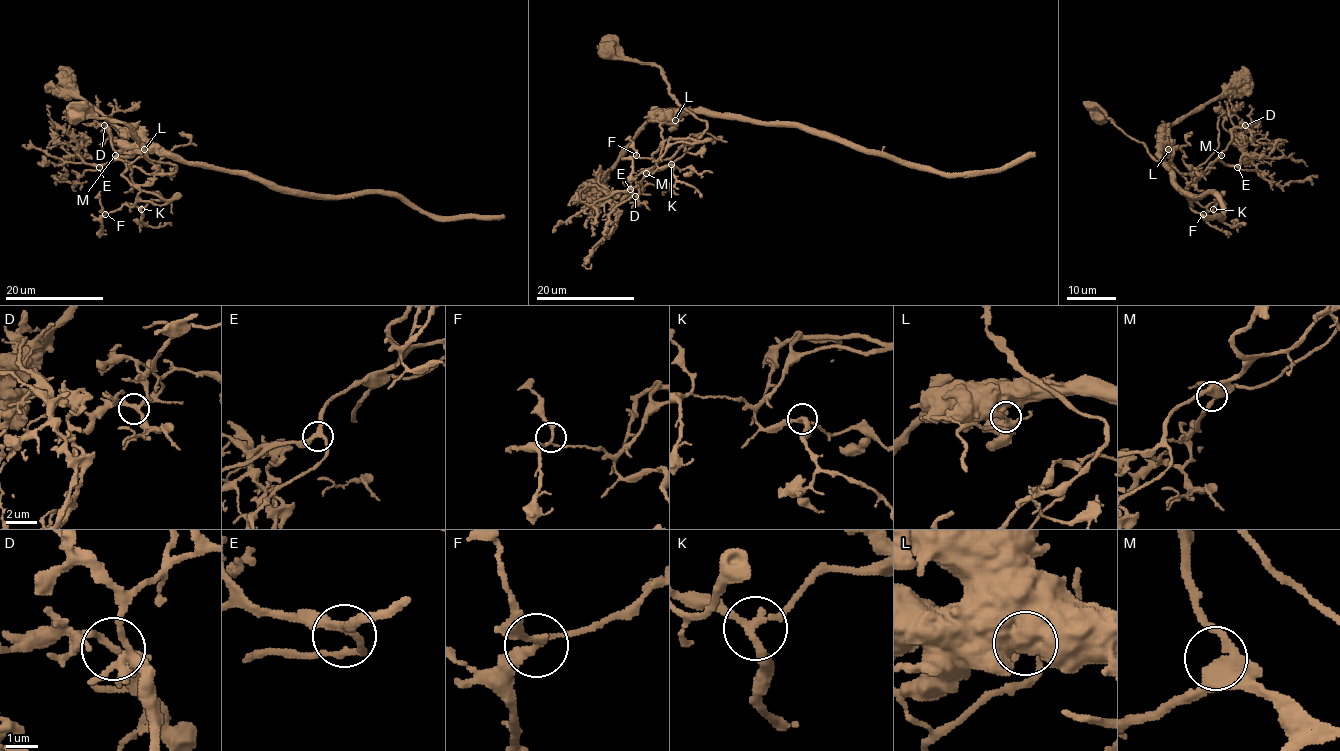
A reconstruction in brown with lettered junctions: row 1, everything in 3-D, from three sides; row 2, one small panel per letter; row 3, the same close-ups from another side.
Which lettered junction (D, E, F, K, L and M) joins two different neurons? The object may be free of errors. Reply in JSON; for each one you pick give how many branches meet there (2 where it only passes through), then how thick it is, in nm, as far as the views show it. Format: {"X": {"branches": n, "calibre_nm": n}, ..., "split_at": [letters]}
{"L": {"branches": 3, "calibre_nm": 180}, "split_at": ["L"]}

